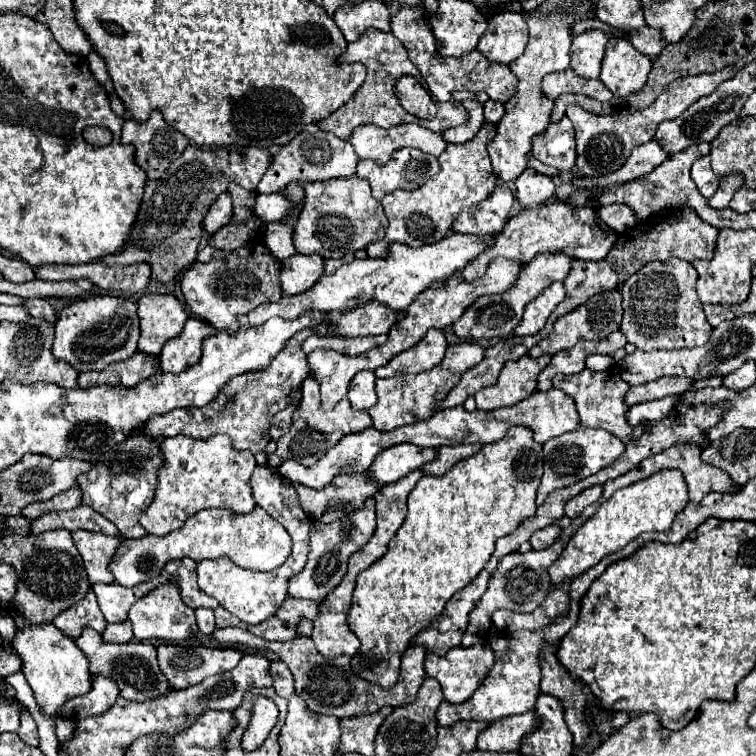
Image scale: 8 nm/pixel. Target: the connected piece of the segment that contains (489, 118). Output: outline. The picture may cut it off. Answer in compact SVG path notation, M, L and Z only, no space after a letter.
M489 100L489 102L485 104L485 108L483 108L485 122L487 122L487 124L497 124L497 120L501 120L503 112L505 112L503 104L495 104L493 100Z

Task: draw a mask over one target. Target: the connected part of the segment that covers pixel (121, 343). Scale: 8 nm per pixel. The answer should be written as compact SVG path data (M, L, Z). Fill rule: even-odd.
M89 296L65 306L59 312L55 322L55 340L53 356L75 366L77 372L103 370L113 362L131 358L137 352L139 340L139 320L137 320L137 302L127 296ZM75 340L75 356L73 356Z

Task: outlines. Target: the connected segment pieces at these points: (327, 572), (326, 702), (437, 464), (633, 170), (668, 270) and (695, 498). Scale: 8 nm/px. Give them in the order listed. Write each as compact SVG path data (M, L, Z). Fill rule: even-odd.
M367 498L363 508L349 512L345 518L335 520L331 524L311 522L311 552L305 568L289 580L289 596L293 598L309 598L309 600L325 600L325 596L341 582L347 572L347 560L353 552L367 544L367 540L375 532L375 500Z
M217 628L211 638L221 644L221 646L243 646L243 648L255 648L255 650L269 650L273 652L279 660L287 664L295 678L295 690L297 694L307 702L307 706L313 712L335 716L335 718L347 718L347 716L361 716L367 714L367 702L369 702L369 682L363 680L353 672L351 666L351 656L335 656L335 658L325 658L317 652L313 640L309 636L299 636L291 642L267 642L261 640L259 636L251 634L245 628Z
M467 444L467 446L439 446L437 448L437 456L433 462L427 462L427 466L423 466L421 470L425 474L433 474L433 476L441 476L445 474L455 462L459 462L461 458L467 458L471 454L475 454L481 446L473 446L473 444Z
M651 140L647 144L641 144L639 148L633 150L633 154L627 158L627 162L623 164L623 168L611 176L599 176L595 180L587 180L587 178L577 178L575 180L575 188L597 188L597 186L615 186L615 184L623 184L629 180L635 180L639 176L645 176L649 172L653 172L663 160L667 160L667 152L663 150L659 140Z
M671 258L667 262L649 262L639 272L631 274L621 284L623 310L625 310L621 330L627 342L635 344L639 350L673 350L673 348L703 346L709 340L713 326L705 320L703 304L695 292L695 282L697 282L695 268L689 262L683 262L679 258Z
M695 442L673 444L673 446L667 448L665 452L643 460L643 464L639 464L639 466L633 468L631 472L623 474L623 476L621 476L621 482L623 482L623 486L629 486L629 484L633 484L633 482L637 482L637 480L641 480L641 478L647 478L647 476L663 470L663 468L677 468L677 470L683 472L683 476L685 476L685 480L687 480L687 486L689 486L689 500L691 500L691 502L699 502L699 500L701 500L705 494L709 494L709 492L727 492L727 494L737 494L737 492L741 492L741 486L739 486L737 482L733 482L731 476L727 476L727 472L723 472L723 470L719 470L719 468L715 468L715 466L709 466L709 464L705 464L705 462L701 460L701 448L699 448Z

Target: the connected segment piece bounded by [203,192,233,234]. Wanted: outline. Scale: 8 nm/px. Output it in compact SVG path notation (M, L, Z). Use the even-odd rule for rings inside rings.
M227 192L221 194L221 196L211 204L211 208L209 208L209 212L207 212L205 220L203 220L203 226L207 228L207 232L215 234L221 226L229 224L229 220L231 220L231 208L233 208L231 196L229 196Z

